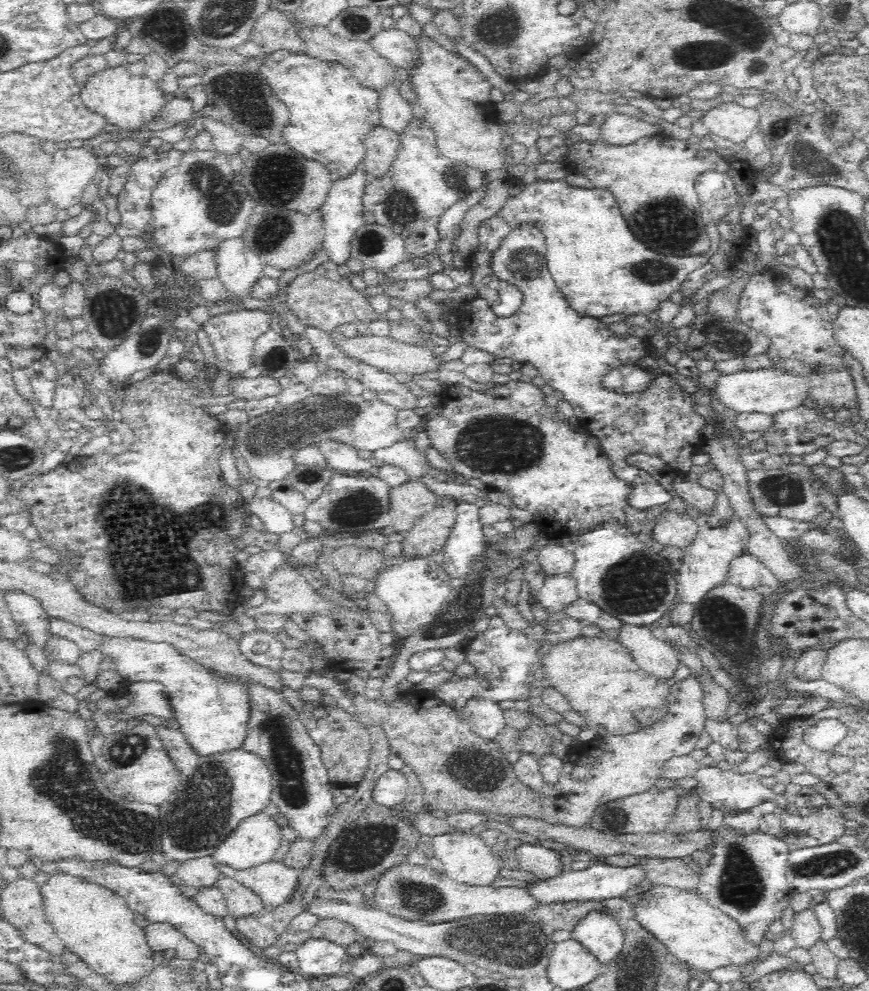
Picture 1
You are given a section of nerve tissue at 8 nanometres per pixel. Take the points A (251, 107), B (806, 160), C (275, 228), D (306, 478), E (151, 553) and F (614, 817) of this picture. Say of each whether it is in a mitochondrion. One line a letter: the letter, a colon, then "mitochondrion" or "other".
A: mitochondrion
B: mitochondrion
C: mitochondrion
D: mitochondrion
E: mitochondrion
F: mitochondrion

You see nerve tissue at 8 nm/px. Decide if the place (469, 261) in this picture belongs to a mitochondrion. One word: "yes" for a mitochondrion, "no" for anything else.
no

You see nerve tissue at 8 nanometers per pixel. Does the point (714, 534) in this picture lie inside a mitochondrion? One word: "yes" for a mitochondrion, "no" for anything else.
no

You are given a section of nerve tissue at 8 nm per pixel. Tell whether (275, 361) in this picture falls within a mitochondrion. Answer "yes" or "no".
yes

